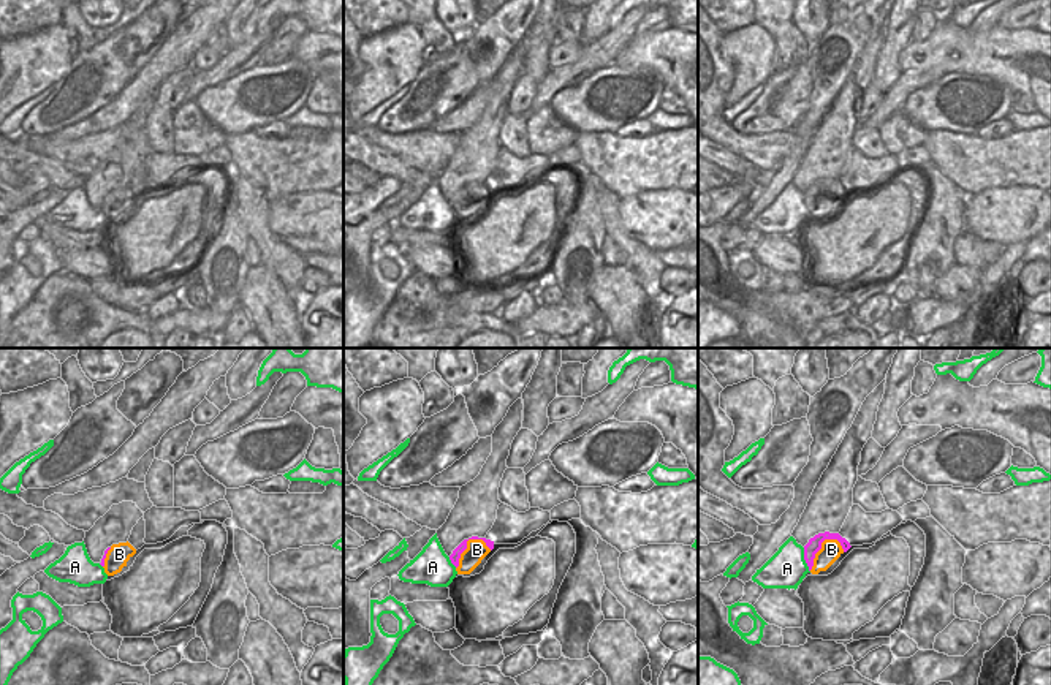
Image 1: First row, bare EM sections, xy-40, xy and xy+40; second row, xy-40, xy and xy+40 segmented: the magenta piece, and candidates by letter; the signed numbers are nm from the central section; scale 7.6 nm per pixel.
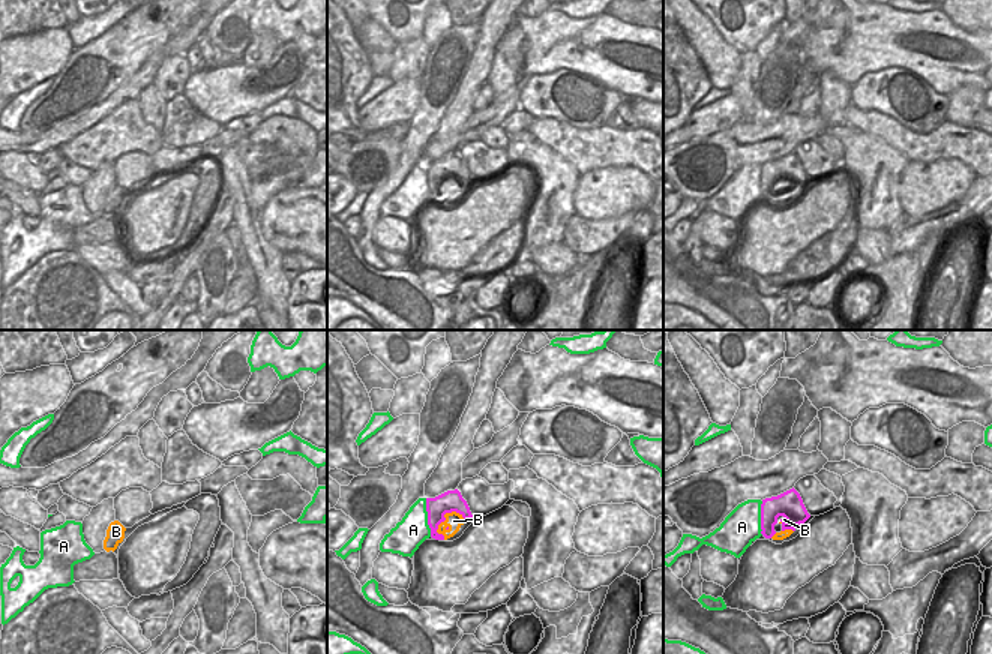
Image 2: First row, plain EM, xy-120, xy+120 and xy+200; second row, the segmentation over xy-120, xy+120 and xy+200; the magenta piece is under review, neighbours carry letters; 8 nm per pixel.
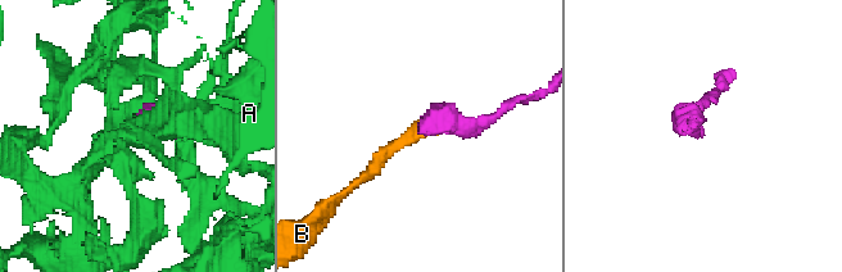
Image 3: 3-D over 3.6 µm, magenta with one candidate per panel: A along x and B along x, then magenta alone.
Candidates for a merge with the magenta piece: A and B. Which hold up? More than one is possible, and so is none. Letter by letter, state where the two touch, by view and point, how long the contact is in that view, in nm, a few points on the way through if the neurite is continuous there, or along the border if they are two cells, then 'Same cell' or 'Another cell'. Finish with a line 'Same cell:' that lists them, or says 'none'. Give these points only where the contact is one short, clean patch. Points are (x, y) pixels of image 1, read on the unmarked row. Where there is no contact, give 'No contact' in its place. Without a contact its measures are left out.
A: Touches magenta at xy+40 (806, 206). Shared border 200 nm. Another cell
B: Touches magenta at xy+40 (820, 193). Shared border 320 nm. Path across: xy+40 (814, 190), (820, 193), (831, 195). Same cell
Same cell: B

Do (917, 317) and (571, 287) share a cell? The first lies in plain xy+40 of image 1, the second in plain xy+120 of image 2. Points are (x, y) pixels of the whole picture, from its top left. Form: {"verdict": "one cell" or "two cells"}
{"verdict": "two cells"}

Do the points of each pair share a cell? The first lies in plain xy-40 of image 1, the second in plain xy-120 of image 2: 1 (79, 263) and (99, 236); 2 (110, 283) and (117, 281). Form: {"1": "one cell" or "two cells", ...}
{"1": "two cells", "2": "one cell"}

